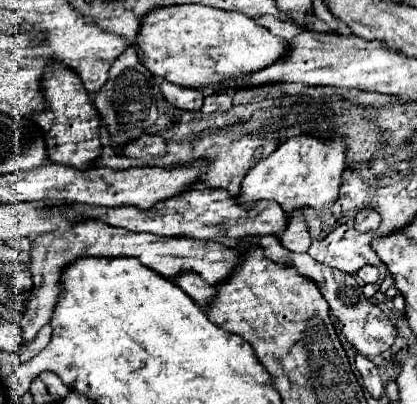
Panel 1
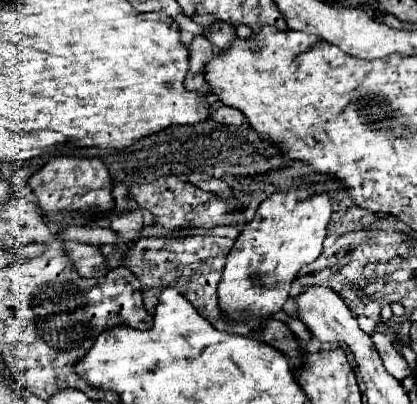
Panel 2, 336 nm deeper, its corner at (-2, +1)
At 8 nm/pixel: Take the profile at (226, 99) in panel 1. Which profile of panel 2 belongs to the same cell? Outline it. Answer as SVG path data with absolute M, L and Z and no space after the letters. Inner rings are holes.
M218 106L212 110L212 118L218 122L218 124L232 124L232 126L240 126L246 122L246 118L234 110L234 108L228 108L228 106Z

